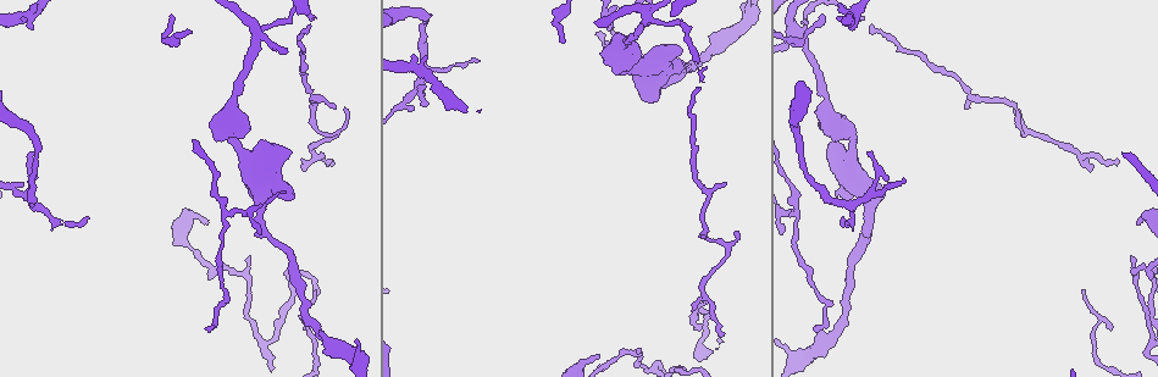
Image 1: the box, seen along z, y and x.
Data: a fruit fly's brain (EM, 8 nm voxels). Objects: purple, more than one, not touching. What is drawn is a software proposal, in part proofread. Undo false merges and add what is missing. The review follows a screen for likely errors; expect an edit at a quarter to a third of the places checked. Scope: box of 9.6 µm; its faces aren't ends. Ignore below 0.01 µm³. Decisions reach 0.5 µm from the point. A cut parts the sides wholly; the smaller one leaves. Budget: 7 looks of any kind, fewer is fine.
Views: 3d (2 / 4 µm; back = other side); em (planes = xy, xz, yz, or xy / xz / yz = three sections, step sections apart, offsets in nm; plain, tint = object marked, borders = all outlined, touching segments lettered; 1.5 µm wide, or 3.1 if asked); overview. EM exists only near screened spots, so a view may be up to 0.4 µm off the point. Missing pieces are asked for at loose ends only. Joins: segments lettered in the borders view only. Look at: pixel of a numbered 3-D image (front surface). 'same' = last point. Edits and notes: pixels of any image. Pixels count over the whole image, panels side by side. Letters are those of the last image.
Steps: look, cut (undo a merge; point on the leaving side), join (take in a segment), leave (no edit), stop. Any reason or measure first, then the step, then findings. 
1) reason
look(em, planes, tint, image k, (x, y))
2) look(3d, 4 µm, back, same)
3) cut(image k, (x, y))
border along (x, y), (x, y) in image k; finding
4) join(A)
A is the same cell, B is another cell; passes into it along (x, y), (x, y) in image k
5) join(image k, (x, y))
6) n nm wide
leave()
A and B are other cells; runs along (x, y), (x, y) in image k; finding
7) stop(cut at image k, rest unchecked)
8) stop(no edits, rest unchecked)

long arm stops here
look(3d, 2 µm, image 1, (601, 32))

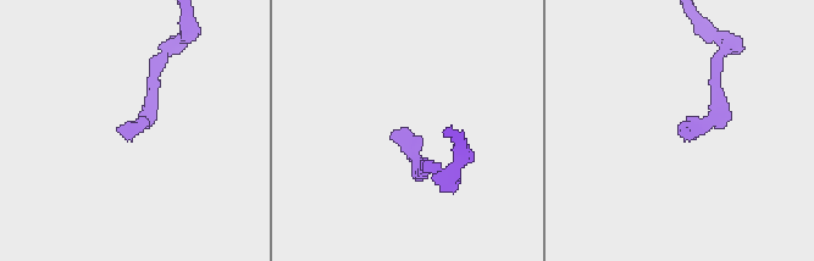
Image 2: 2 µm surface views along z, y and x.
need the tissue
look(em, planes, borders, image 2, (404, 127))

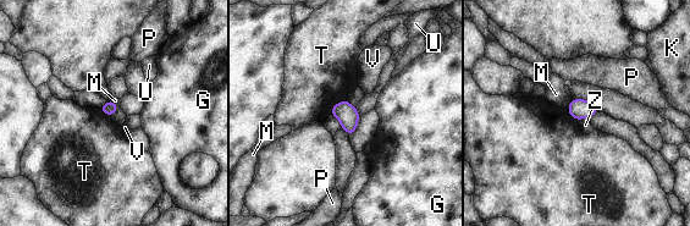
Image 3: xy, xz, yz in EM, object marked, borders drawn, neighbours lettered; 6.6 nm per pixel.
T touches over 160 nm
leave()
G, K, M, P, T, U, V and Z are other cells; border along (346, 98), (337, 102), (330, 114) in image 3; none of them fits

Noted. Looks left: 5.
free end
look(em, planes, tint, image 1, (423, 85))

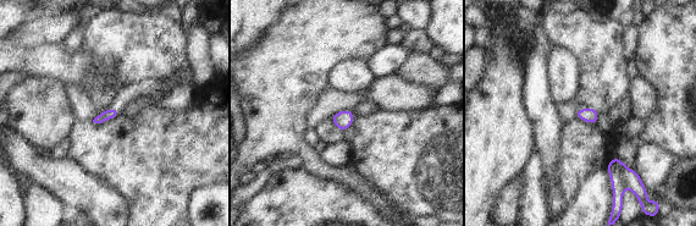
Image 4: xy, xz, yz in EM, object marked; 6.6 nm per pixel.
see the neighbours
look(em, planes, borders, same)

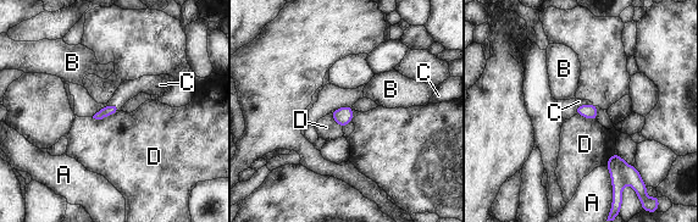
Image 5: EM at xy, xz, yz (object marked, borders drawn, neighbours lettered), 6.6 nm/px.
join(C)
C is the same cell, A, B and D are other cells; passes into it along (109, 110), (115, 105), (128, 89) in image 5; the cell continues

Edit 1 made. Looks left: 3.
sudden change in width
look(em, planes, borders, image 1, (264, 207))

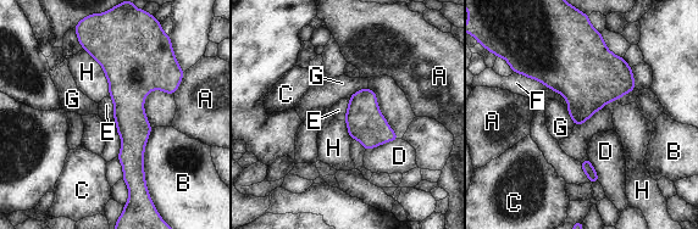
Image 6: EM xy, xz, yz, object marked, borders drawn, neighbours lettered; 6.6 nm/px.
B touches over 550 nm
leave()
A, B, C, D, E, F, G and H are other cells; border along (151, 128), (144, 179), (158, 210) in image 6; all the same cell

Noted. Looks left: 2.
stop(join at image 5, rest unchecked)

